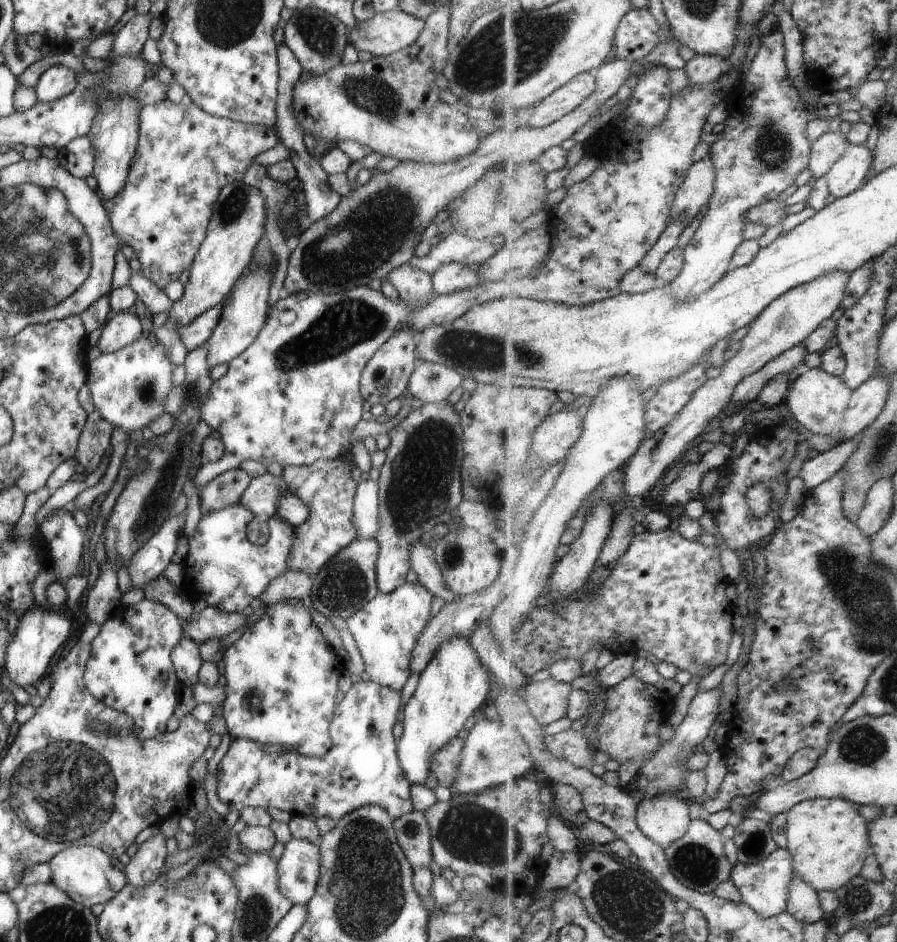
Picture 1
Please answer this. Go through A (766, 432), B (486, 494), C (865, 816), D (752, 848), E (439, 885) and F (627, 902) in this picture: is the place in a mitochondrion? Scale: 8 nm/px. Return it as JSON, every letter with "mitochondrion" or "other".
{"A":"other","B":"other","C":"other","D":"mitochondrion","E":"other","F":"mitochondrion"}

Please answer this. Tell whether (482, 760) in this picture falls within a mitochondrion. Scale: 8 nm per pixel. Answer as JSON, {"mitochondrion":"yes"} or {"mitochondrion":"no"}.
{"mitochondrion":"yes"}

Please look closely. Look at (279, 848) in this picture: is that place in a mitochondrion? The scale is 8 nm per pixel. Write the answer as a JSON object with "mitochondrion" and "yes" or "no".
{"mitochondrion":"no"}

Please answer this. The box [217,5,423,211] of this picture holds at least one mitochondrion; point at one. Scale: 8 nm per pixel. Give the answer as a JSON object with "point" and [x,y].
{"point":[319,33]}

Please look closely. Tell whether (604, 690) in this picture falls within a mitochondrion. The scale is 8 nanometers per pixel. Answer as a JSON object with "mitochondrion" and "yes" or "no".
{"mitochondrion":"no"}

